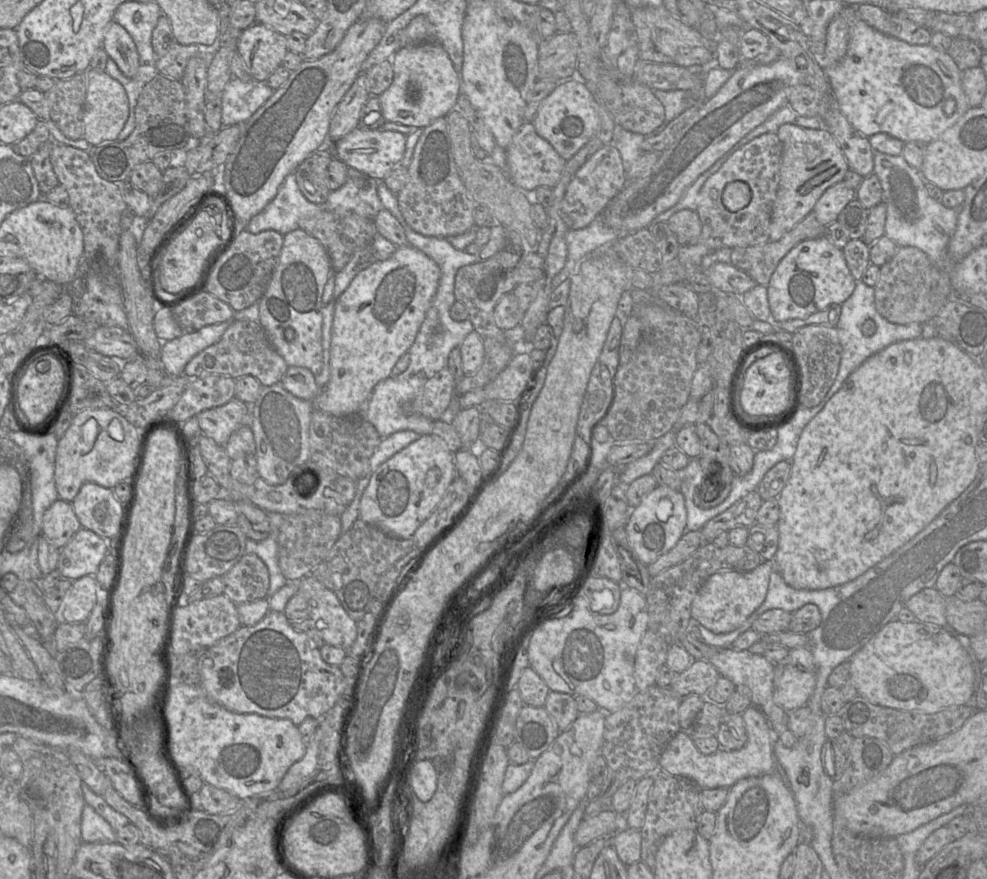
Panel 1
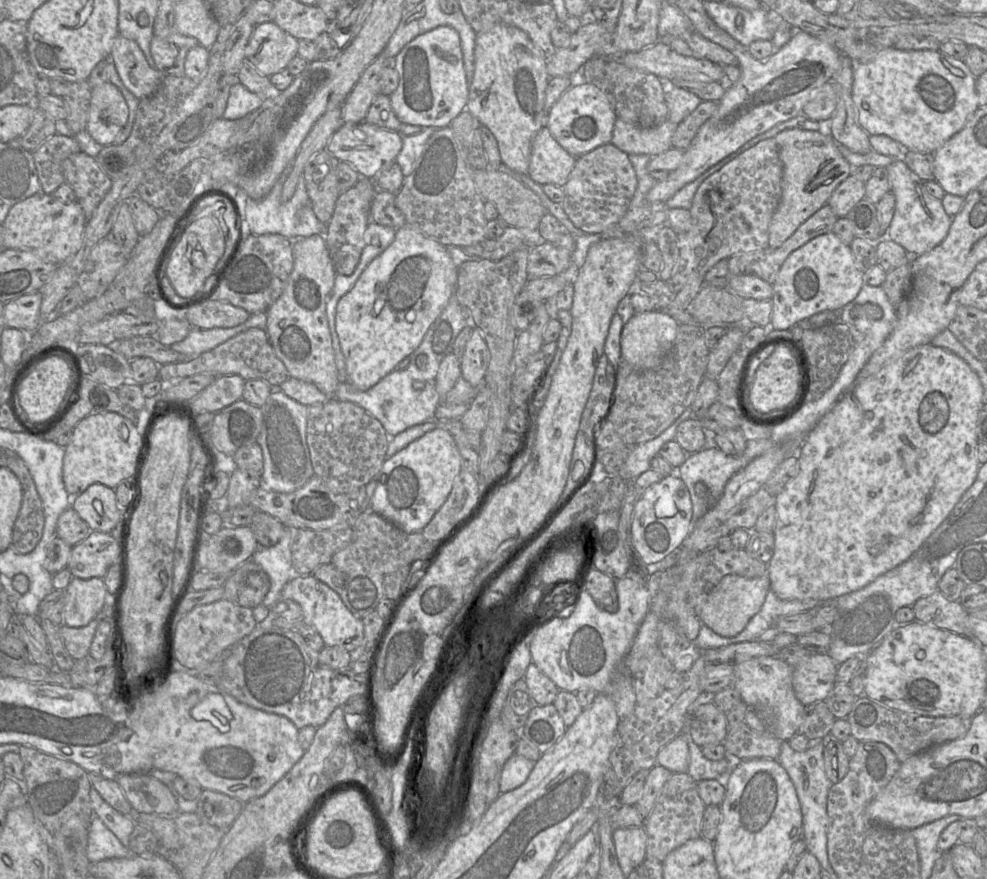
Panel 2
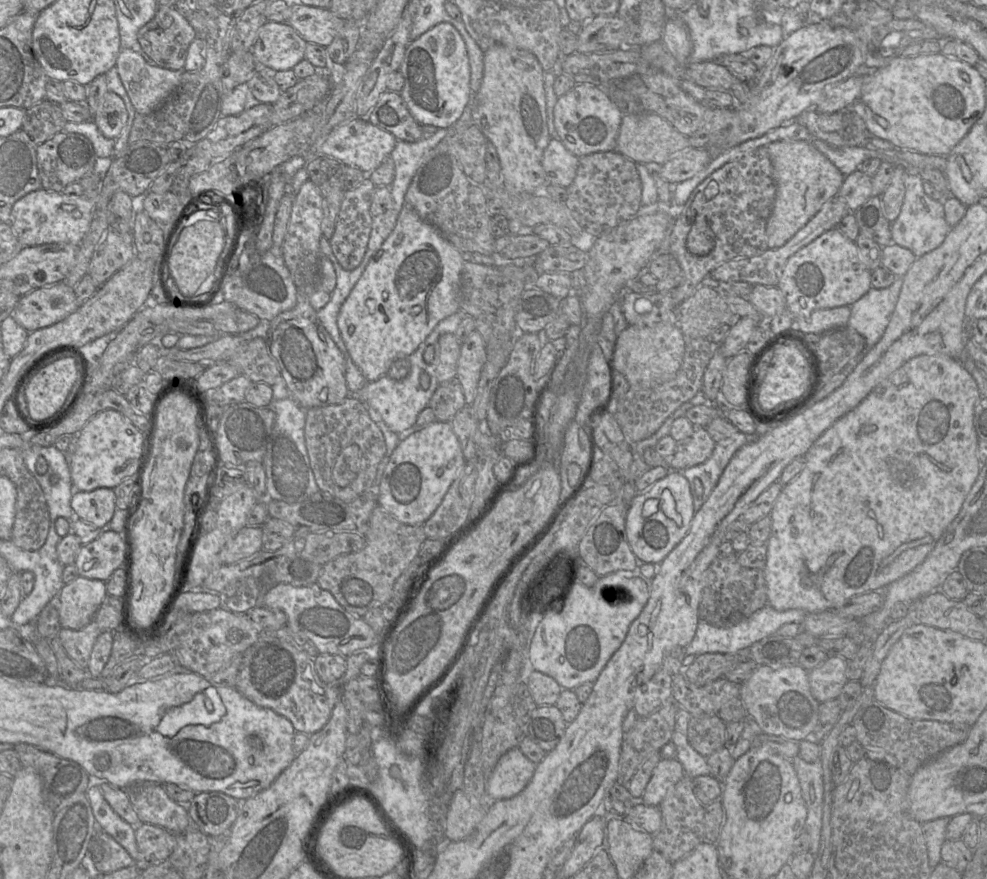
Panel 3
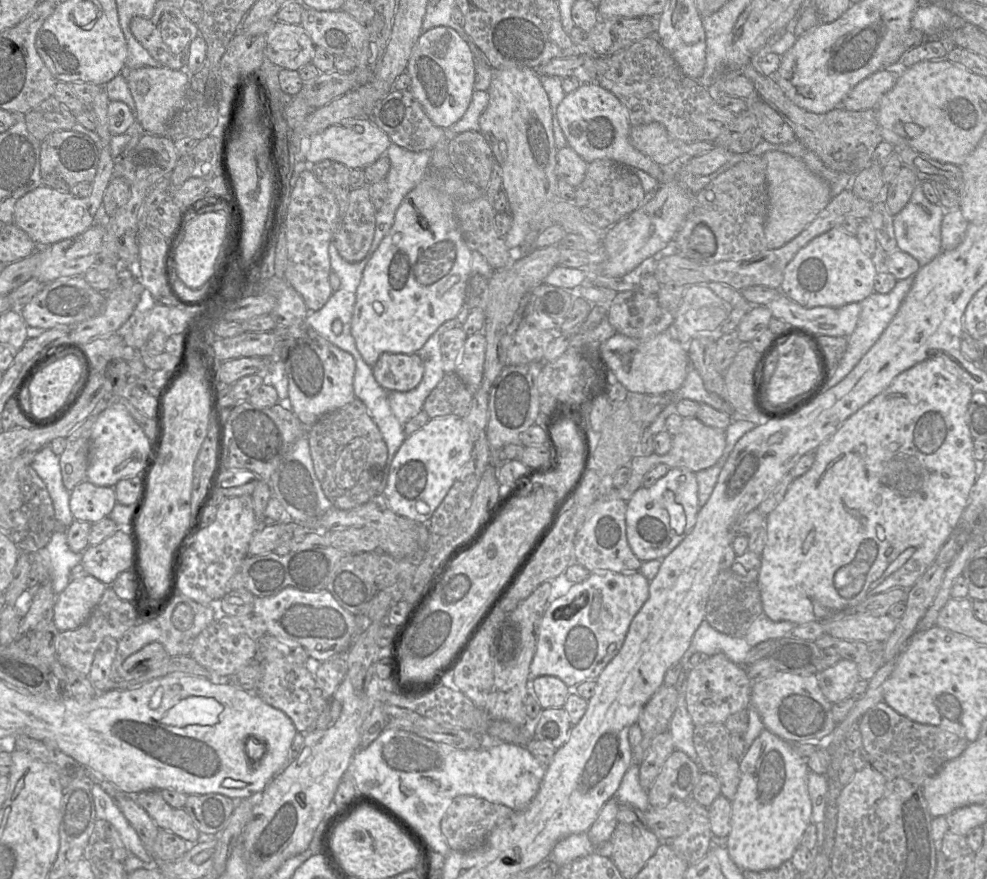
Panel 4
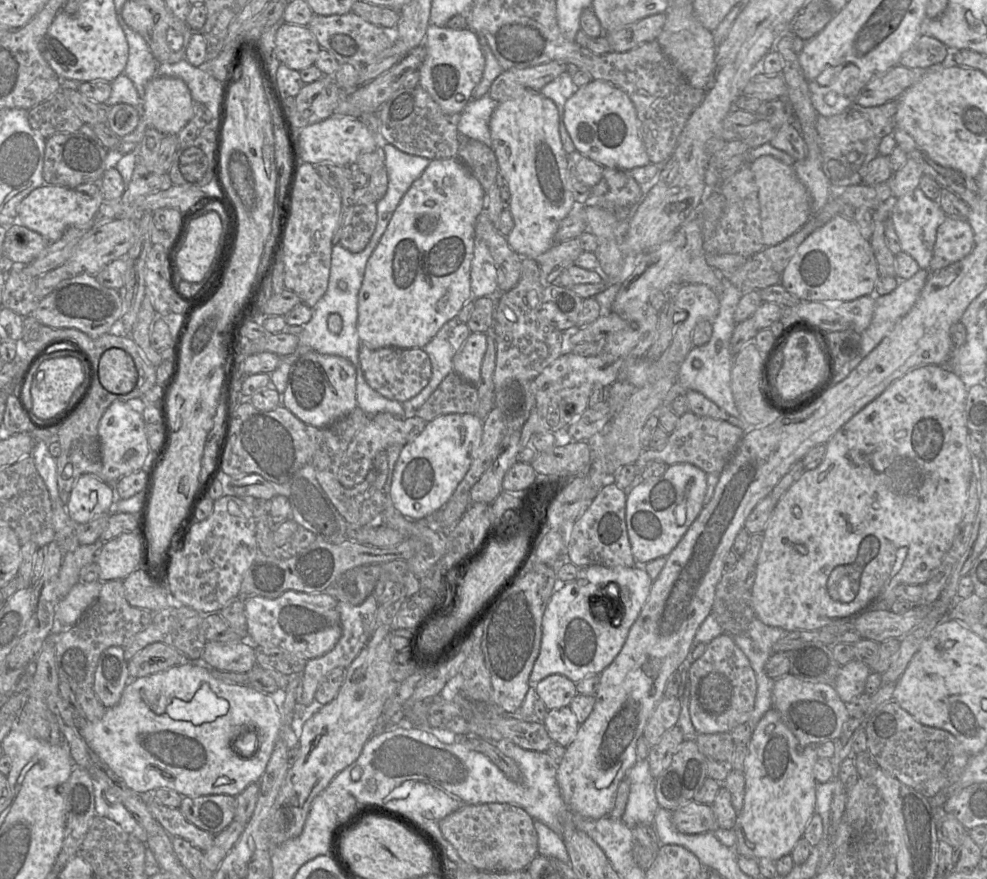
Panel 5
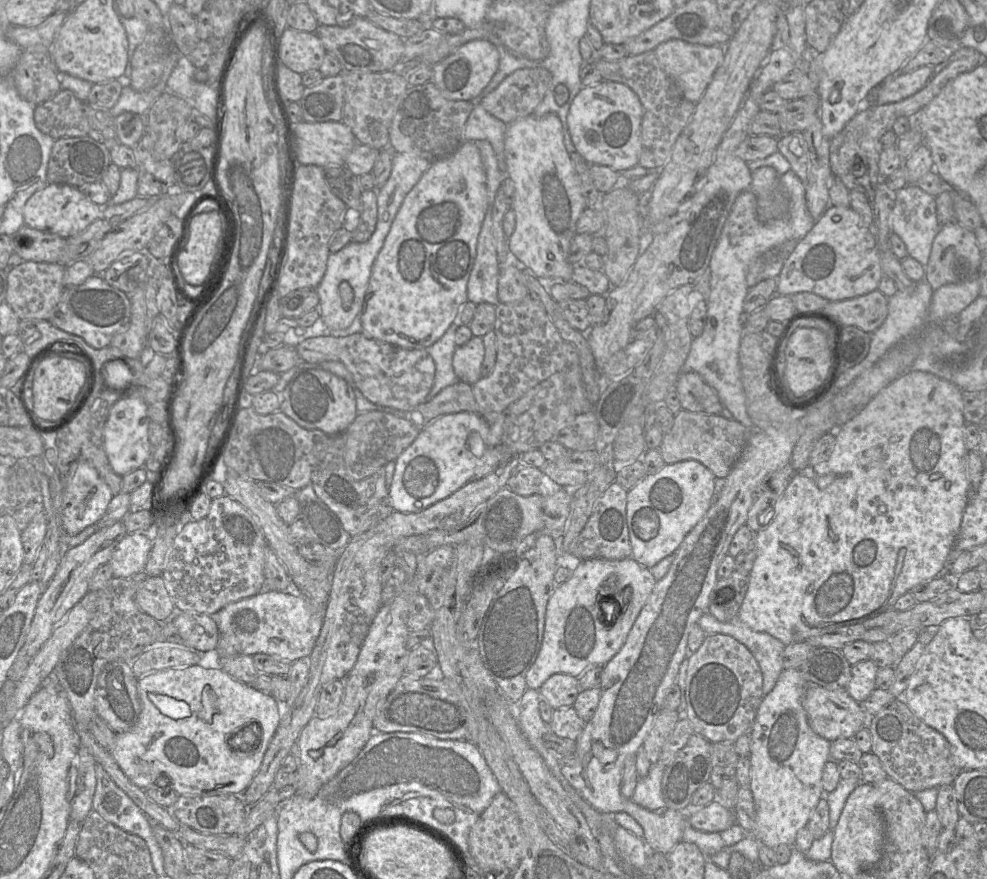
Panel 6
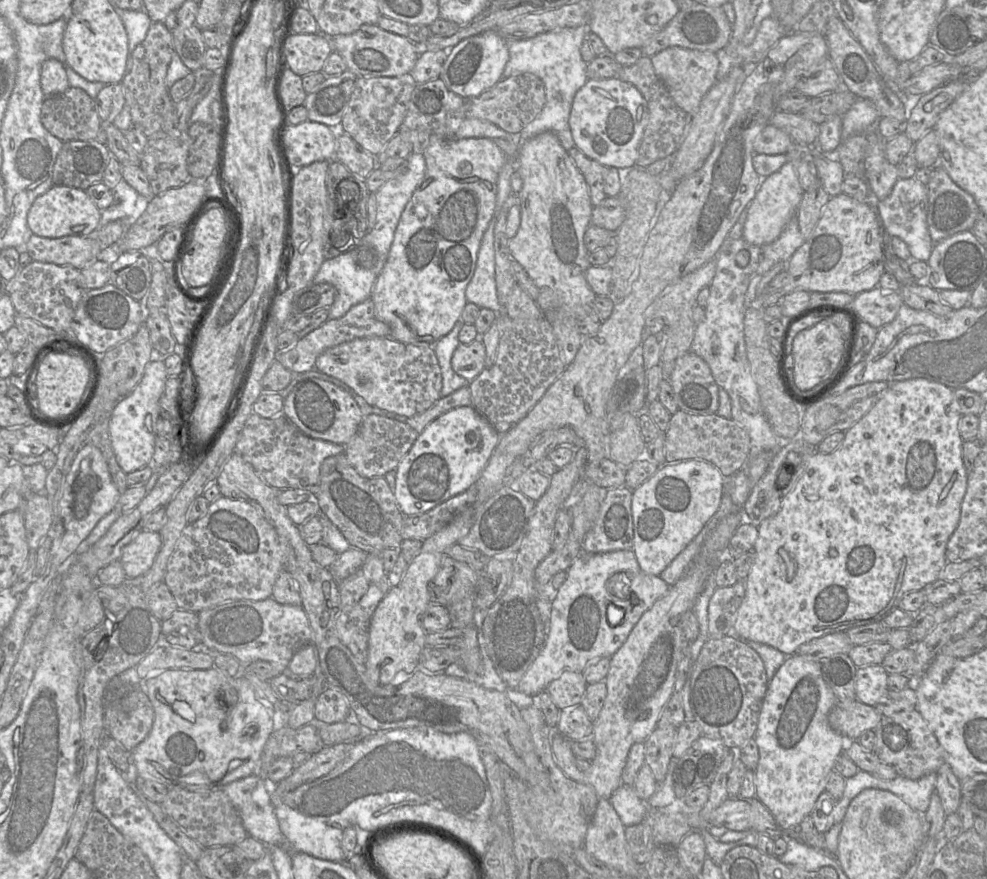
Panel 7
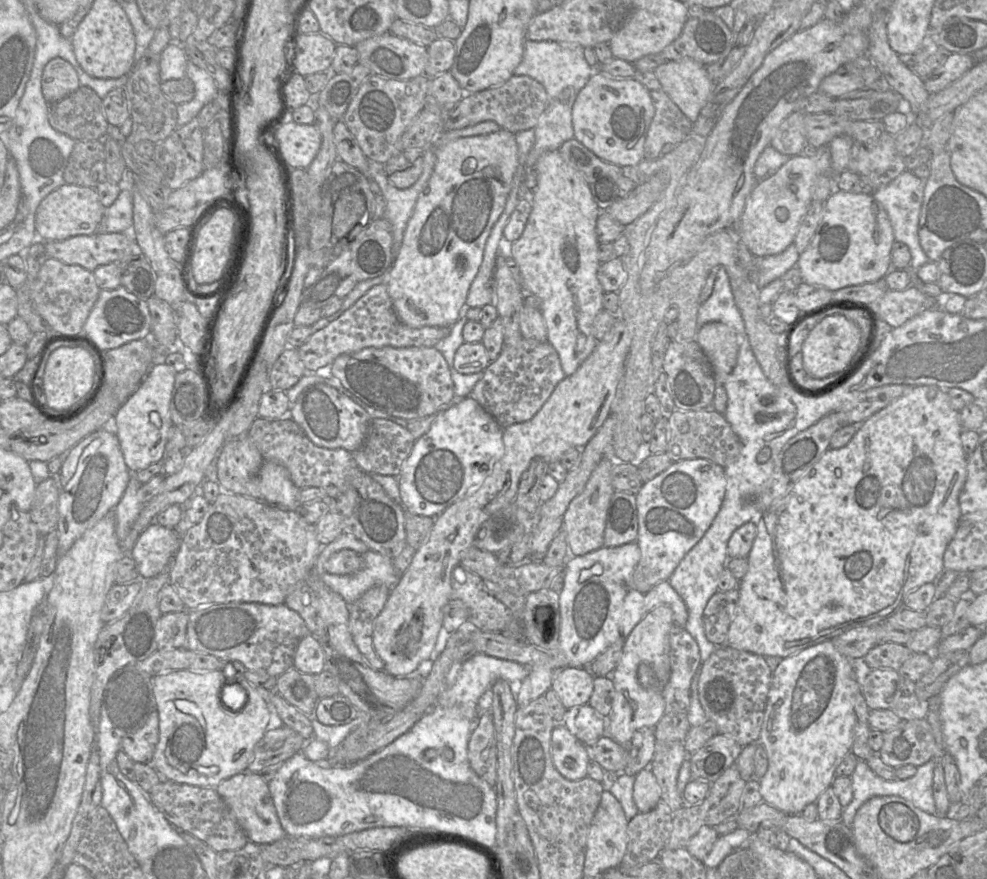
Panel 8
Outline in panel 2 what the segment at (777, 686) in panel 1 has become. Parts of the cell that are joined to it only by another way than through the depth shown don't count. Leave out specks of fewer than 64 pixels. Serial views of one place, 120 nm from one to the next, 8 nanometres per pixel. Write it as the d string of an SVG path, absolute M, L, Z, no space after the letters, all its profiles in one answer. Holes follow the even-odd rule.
M810 654L794 667L792 684L804 705L825 701L836 684L839 665L827 654Z

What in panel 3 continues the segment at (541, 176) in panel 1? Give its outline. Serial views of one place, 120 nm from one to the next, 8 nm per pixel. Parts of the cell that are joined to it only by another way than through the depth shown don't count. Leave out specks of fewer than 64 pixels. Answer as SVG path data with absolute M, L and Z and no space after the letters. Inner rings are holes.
M550 138L542 155L547 184L567 188L574 180L579 157L569 152L558 138Z

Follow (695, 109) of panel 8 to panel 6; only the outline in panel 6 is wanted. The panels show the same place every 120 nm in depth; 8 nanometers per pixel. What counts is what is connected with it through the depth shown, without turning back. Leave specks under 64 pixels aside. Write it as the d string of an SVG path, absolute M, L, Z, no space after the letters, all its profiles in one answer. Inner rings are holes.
M670 39L657 45L653 51L661 68L674 82L683 97L696 104L703 95L715 70L723 61L724 47L725 45L705 46L680 39Z

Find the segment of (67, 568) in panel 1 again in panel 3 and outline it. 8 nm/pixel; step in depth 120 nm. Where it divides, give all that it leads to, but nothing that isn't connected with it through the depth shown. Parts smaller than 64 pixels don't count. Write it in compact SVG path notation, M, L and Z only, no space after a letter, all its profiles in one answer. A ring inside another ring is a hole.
M106 528L95 540L81 546L74 564L79 576L106 582L116 569L122 567L123 556L124 544L121 533Z

